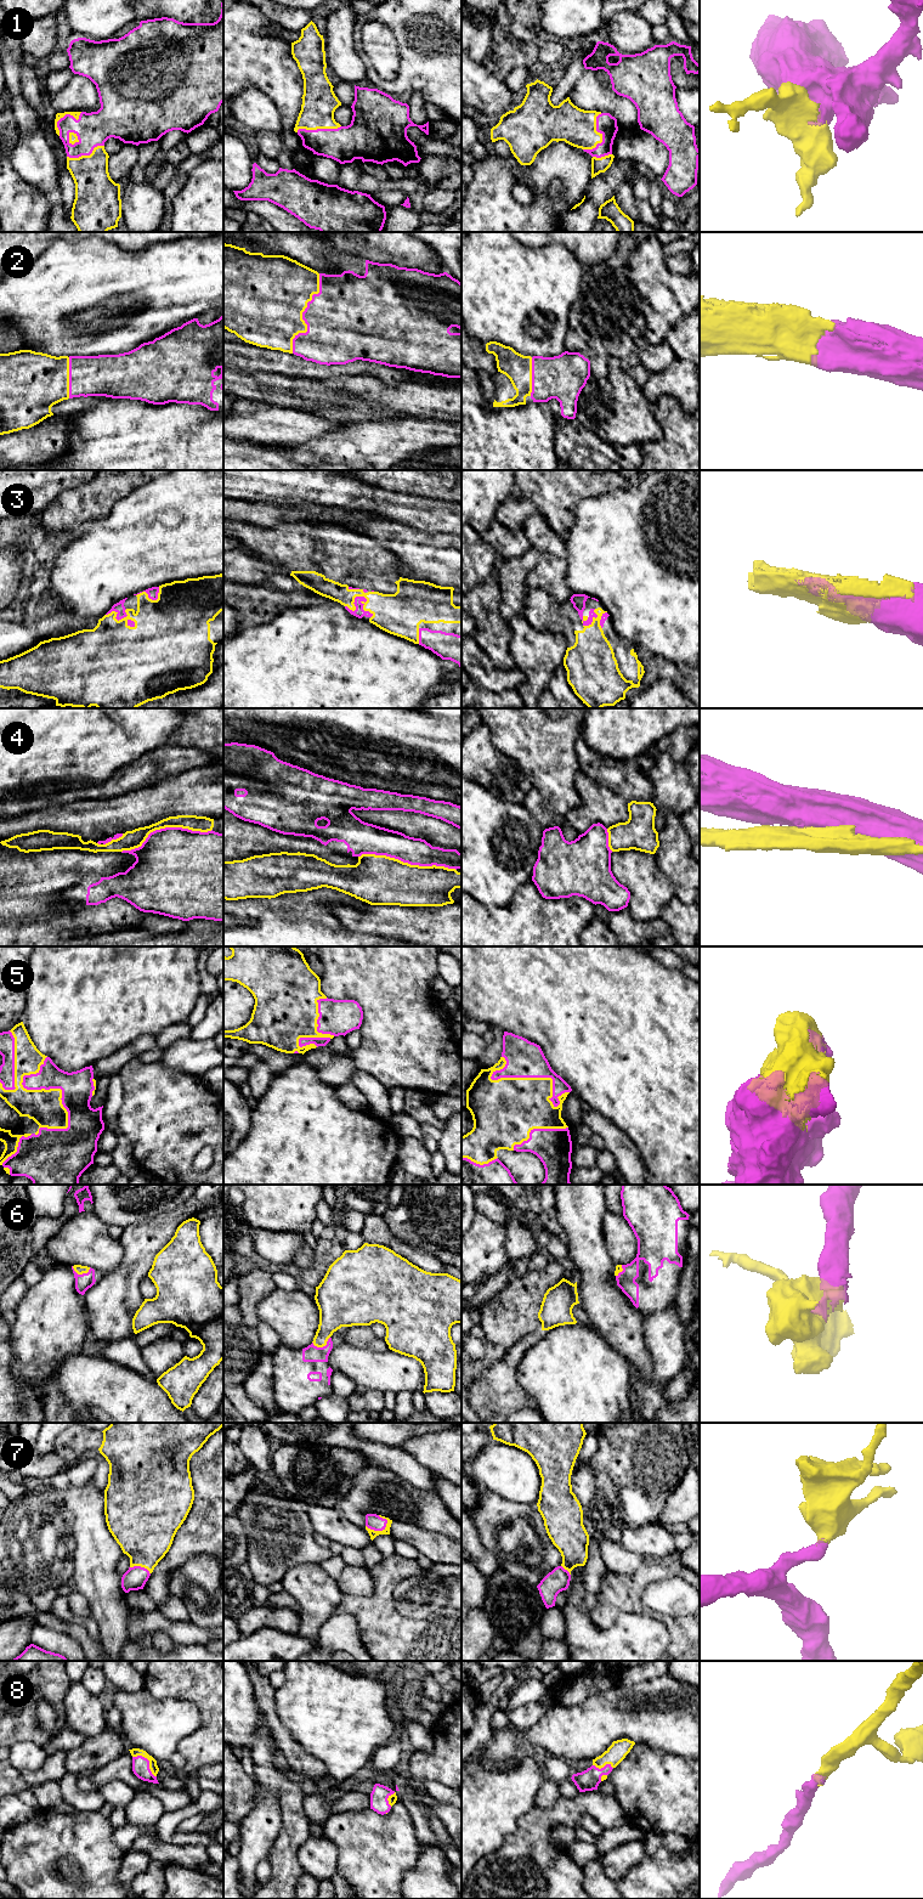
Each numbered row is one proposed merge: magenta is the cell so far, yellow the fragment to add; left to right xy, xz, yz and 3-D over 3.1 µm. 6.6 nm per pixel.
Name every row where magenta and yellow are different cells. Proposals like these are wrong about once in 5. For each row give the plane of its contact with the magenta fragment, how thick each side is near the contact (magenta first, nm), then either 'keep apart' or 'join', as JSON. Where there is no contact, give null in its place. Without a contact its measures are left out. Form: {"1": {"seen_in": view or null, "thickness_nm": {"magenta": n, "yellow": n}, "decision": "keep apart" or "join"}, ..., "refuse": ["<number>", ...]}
{"1": {"seen_in": "yz", "thickness_nm": {"magenta": 140, "yellow": 240}, "decision": "join"}, "2": {"seen_in": "xz", "thickness_nm": {"magenta": 460, "yellow": 480}, "decision": "join"}, "3": {"seen_in": "xz", "thickness_nm": {"magenta": 70, "yellow": 260}, "decision": "join"}, "4": {"seen_in": "xz", "thickness_nm": {"magenta": 190, "yellow": 340}, "decision": "keep apart"}, "5": {"seen_in": "xy", "thickness_nm": {"magenta": 220, "yellow": 220}, "decision": "join"}, "6": {"seen_in": "xy", "thickness_nm": {"magenta": 110, "yellow": 60}, "decision": "join"}, "7": {"seen_in": "xz", "thickness_nm": {"magenta": 110, "yellow": 50}, "decision": "join"}, "8": {"seen_in": "xy", "thickness_nm": {"magenta": 110, "yellow": 60}, "decision": "join"}, "refuse": ["4"]}

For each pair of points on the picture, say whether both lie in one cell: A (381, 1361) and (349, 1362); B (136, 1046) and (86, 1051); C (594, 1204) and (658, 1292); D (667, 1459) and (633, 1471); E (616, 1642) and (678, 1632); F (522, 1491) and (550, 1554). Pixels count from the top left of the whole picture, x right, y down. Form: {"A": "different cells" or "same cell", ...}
{"A": "same cell", "B": "different cells", "C": "different cells", "D": "same cell", "E": "different cells", "F": "different cells"}

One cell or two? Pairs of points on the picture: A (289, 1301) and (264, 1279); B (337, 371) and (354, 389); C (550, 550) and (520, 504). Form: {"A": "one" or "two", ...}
{"A": "two", "B": "two", "C": "two"}

